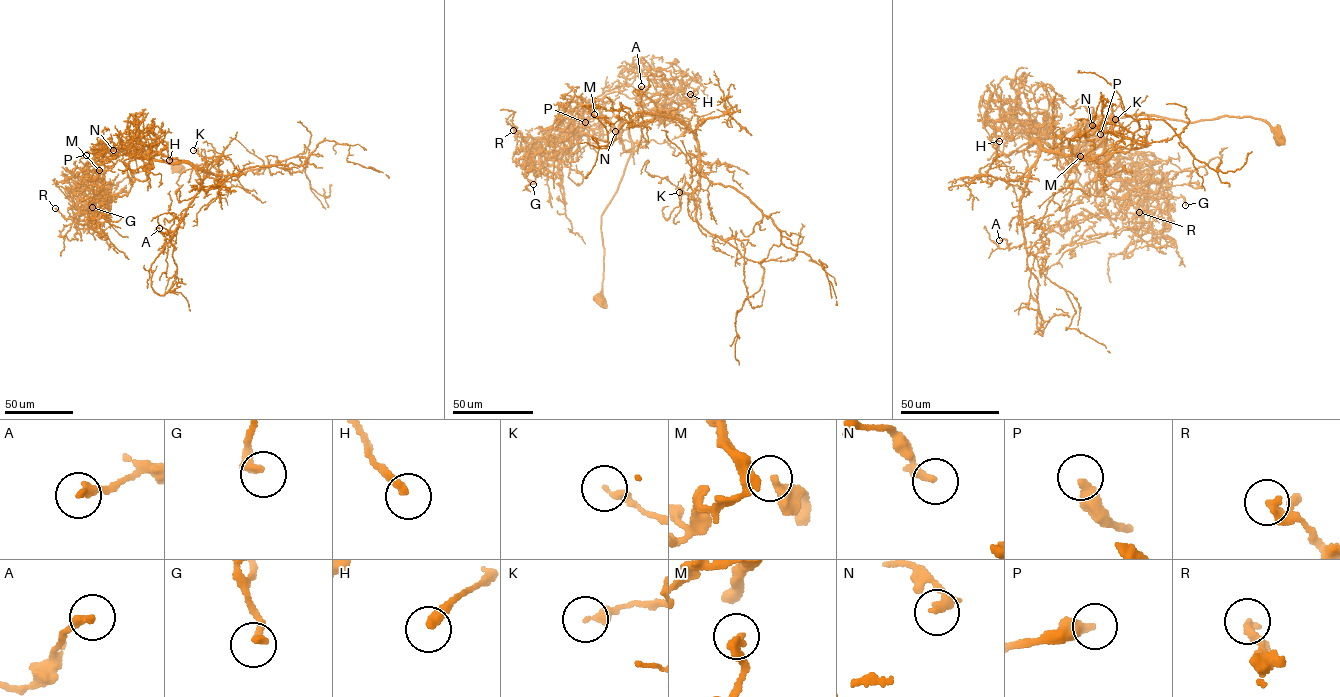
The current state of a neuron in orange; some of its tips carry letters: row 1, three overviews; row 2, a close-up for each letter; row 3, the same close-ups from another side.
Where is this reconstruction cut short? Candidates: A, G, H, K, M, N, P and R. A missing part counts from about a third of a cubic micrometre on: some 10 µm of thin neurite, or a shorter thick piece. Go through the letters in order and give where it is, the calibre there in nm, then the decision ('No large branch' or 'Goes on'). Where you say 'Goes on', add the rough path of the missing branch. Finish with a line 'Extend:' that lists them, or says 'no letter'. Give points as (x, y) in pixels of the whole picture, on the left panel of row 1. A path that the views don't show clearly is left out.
A: Place: (159, 228). Thickness 280 nm. No large branch
G: Place: (92, 207). Thickness 300 nm. No large branch
H: Place: (169, 160). Thickness 280 nm. No large branch
K: Place: (193, 150). Thickness 260 nm. No large branch
M: Place: (99, 170). Thickness 240 nm. No large branch
N: Place: (113, 150). Thickness 200 nm. No large branch
P: Place: (86, 155). Thickness 360 nm. Goes on
R: Place: (55, 208). Thickness 240 nm. No large branch
Extend: P

